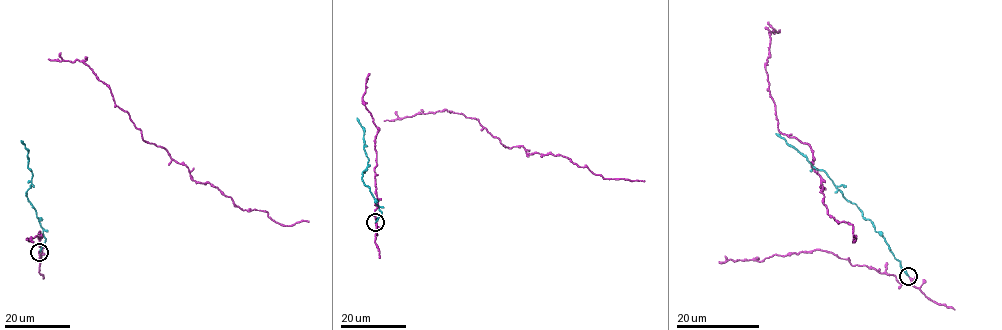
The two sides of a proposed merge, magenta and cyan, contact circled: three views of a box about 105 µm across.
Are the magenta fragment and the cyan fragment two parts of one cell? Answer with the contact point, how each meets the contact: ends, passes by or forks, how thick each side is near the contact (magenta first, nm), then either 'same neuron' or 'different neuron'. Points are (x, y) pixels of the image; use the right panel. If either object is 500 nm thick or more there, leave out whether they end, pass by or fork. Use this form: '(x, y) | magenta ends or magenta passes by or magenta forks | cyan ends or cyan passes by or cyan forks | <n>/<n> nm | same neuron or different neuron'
(908, 276) | magenta passes by | cyan ends | 110/240 nm | same neuron

